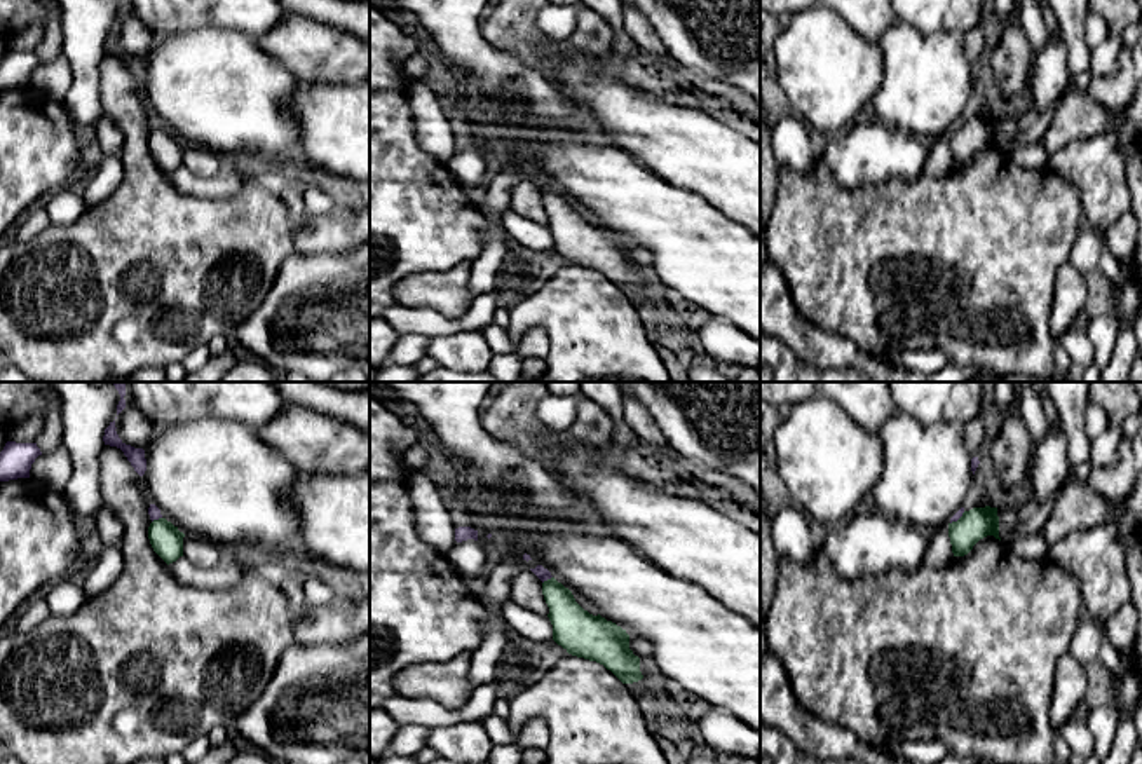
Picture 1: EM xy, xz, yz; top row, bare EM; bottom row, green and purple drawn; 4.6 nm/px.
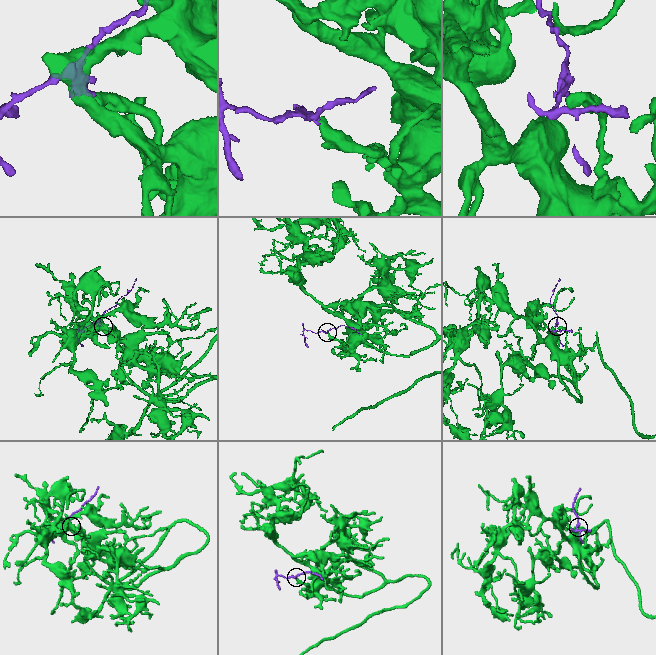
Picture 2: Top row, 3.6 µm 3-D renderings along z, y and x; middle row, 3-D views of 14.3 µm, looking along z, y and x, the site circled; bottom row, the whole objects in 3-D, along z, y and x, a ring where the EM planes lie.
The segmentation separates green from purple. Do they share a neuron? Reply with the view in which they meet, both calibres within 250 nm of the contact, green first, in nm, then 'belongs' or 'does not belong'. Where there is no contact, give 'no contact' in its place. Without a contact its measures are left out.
meets green in xz; 190 nm thick on the green side, 60 nm on the other; does not belong

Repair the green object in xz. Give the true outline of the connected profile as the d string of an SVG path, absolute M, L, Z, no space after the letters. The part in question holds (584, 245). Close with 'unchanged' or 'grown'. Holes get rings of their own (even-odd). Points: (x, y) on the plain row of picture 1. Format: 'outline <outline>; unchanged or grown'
outline M554 187L542 192L542 204L549 216L553 249L568 263L603 274L622 293L643 288L640 267L629 258L626 239L584 220Z; unchanged

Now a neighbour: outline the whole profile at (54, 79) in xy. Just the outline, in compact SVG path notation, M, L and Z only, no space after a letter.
M59 56L52 63L42 63L35 68L30 78L30 87L42 91L44 94L58 101L65 101L71 87L71 80L73 77L70 61Z

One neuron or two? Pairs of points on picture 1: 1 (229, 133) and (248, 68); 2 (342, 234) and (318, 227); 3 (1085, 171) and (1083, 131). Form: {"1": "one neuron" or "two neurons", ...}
{"1": "one neuron", "2": "one neuron", "3": "two neurons"}

